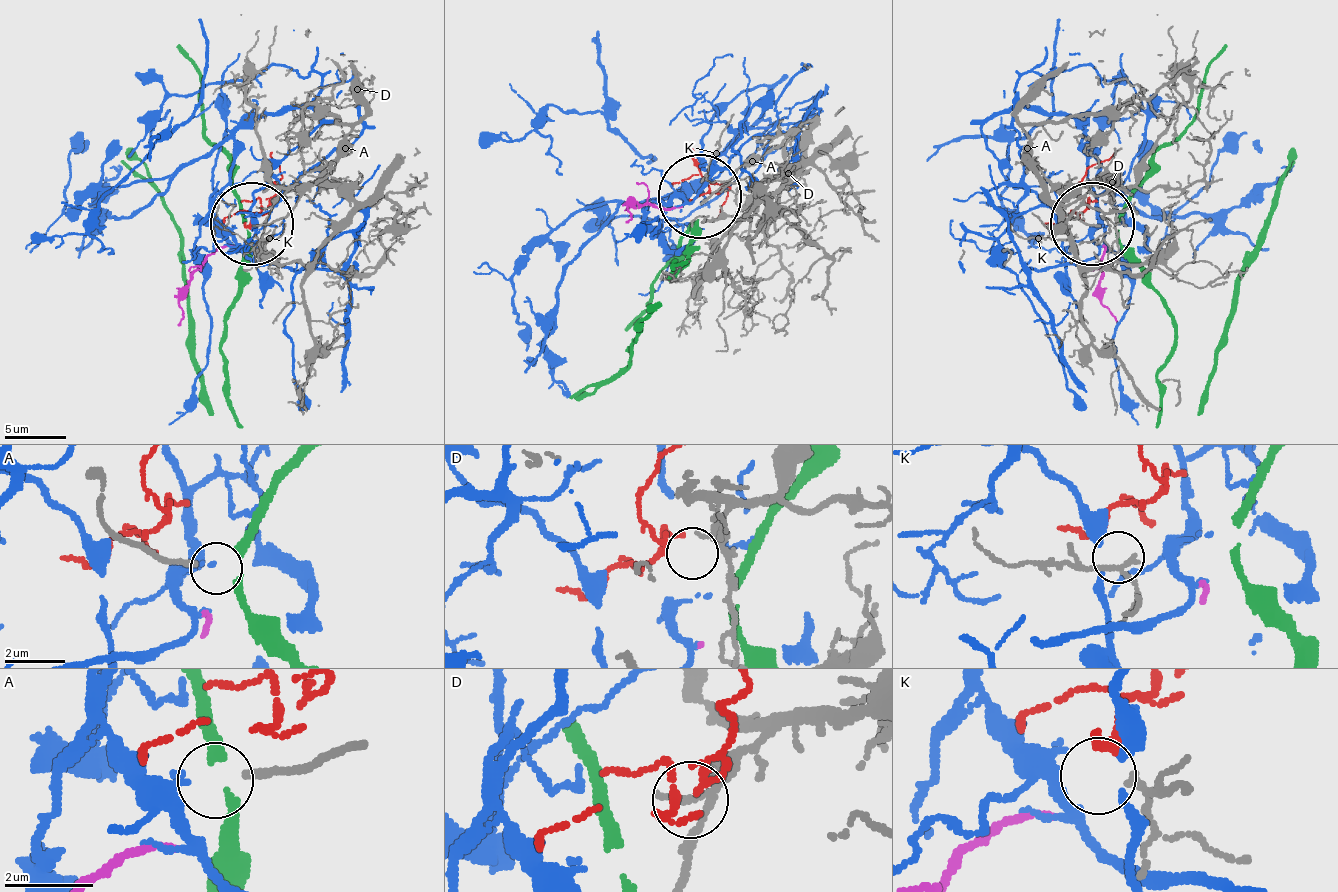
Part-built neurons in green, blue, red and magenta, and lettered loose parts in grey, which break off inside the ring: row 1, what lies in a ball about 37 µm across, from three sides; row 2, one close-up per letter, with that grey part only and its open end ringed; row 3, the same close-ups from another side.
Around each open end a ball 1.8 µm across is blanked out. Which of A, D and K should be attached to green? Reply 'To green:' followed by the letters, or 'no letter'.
To green: A

